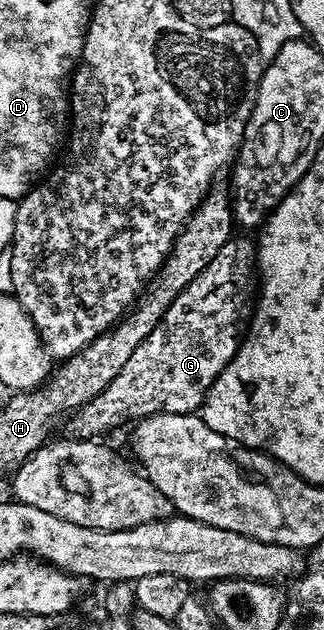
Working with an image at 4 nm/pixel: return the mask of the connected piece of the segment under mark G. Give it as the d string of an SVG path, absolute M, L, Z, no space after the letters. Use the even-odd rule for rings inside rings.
M239 236L221 246L215 258L176 296L175 302L165 311L155 329L135 348L131 357L127 358L126 365L108 386L66 419L66 433L72 439L97 440L101 434L125 424L130 425L146 416L154 416L163 411L171 414L196 413L205 403L209 388L217 381L221 371L233 361L233 355L242 342L243 324L238 320L246 321L252 315L257 276L256 241L252 237Z

